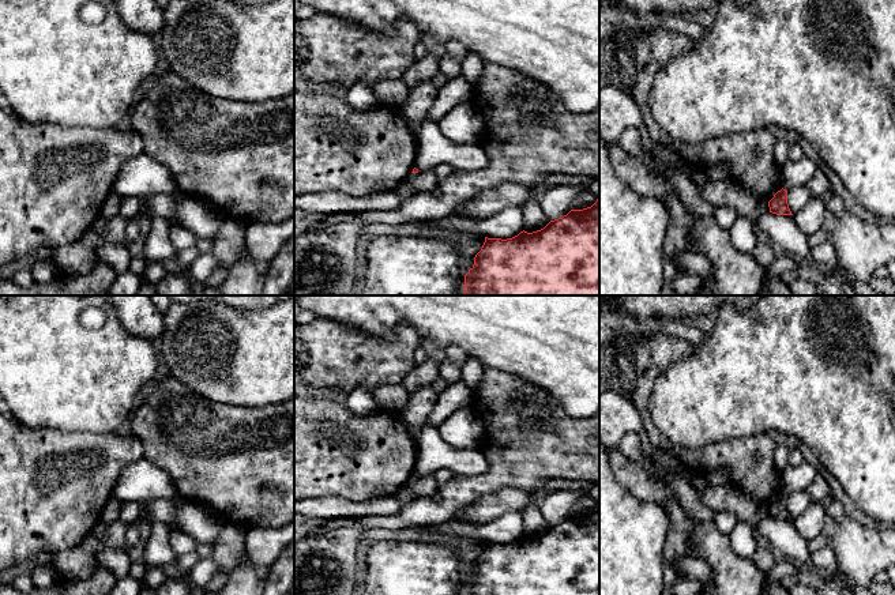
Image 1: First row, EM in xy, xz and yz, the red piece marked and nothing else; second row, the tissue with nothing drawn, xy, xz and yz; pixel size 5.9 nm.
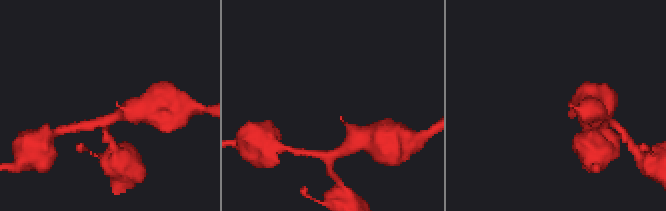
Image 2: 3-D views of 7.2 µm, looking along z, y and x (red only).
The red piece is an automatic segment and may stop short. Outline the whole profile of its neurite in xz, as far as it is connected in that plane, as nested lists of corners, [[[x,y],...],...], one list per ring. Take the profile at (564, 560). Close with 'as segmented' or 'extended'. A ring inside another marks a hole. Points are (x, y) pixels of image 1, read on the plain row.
[[[599,504],[587,513],[571,515],[544,534],[507,545],[488,543],[465,580],[463,595],[599,595]]] | as segmented

